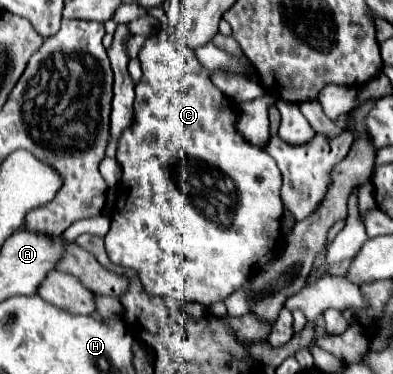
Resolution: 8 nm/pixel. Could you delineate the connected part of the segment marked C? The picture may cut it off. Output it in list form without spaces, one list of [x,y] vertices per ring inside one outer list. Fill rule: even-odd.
[[[158,32],[146,40],[146,50],[140,50],[138,58],[142,62],[142,78],[136,84],[134,124],[130,124],[130,128],[126,128],[126,132],[122,132],[118,140],[116,158],[122,166],[122,185],[118,190],[120,200],[116,200],[110,232],[106,234],[106,254],[112,260],[112,264],[134,270],[142,282],[144,292],[150,292],[152,296],[170,296],[178,302],[198,302],[198,304],[210,306],[212,302],[224,300],[228,294],[240,288],[244,280],[248,280],[254,272],[258,272],[262,264],[268,264],[270,260],[274,260],[280,254],[282,244],[278,242],[280,242],[280,228],[282,228],[280,226],[282,174],[278,172],[278,166],[274,164],[272,156],[268,156],[262,148],[248,144],[244,136],[236,130],[236,112],[232,108],[234,104],[228,102],[228,98],[212,84],[210,72],[198,62],[196,54],[190,48],[186,48],[180,42],[172,42],[164,32]],[[234,198],[238,200],[238,204],[234,210],[230,210],[230,204]]]

